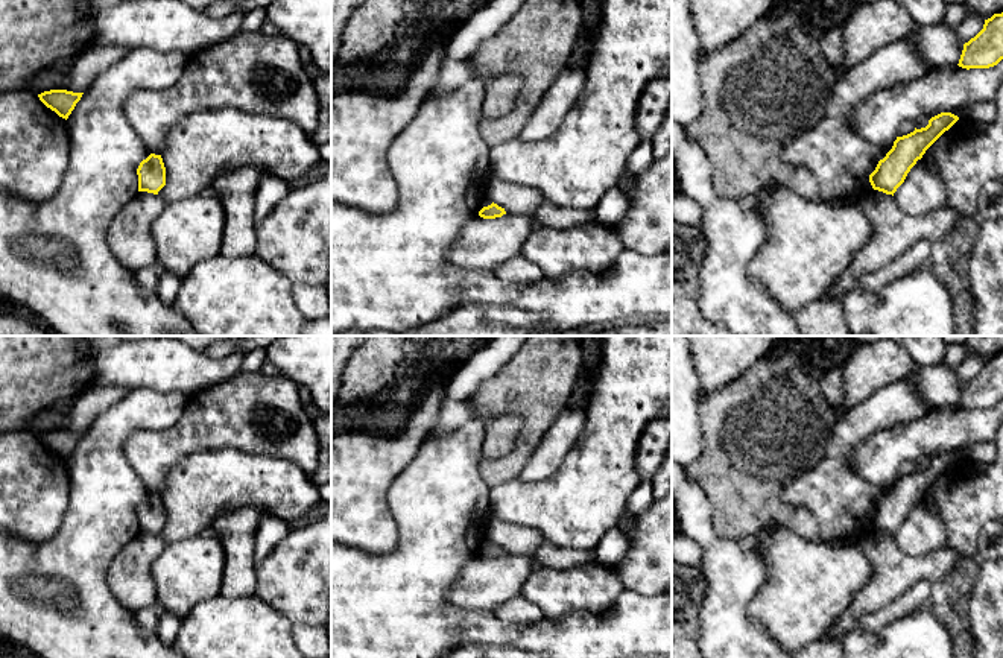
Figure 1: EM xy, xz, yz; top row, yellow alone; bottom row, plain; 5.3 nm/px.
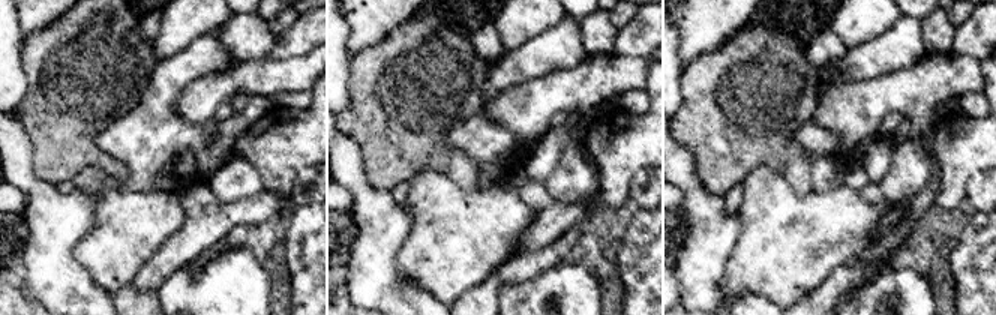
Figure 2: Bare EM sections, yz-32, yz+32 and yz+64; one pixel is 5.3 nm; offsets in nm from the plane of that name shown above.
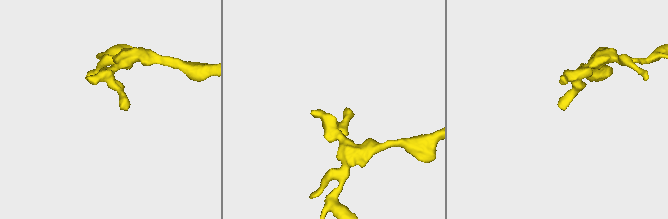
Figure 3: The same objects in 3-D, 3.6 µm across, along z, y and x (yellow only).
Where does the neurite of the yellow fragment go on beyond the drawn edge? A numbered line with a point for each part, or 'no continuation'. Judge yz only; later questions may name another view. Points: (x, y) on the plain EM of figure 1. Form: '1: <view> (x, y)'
no continuation

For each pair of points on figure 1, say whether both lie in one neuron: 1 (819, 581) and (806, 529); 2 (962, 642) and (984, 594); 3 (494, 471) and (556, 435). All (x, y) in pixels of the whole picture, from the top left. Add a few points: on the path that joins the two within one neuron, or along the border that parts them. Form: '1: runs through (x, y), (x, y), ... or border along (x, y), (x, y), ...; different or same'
1: border along (777, 525), (783, 525), (798, 535), (818, 543); different
2: border along (967, 601), (967, 616), (974, 642); different
3: border along (556, 417), (518, 477); different

